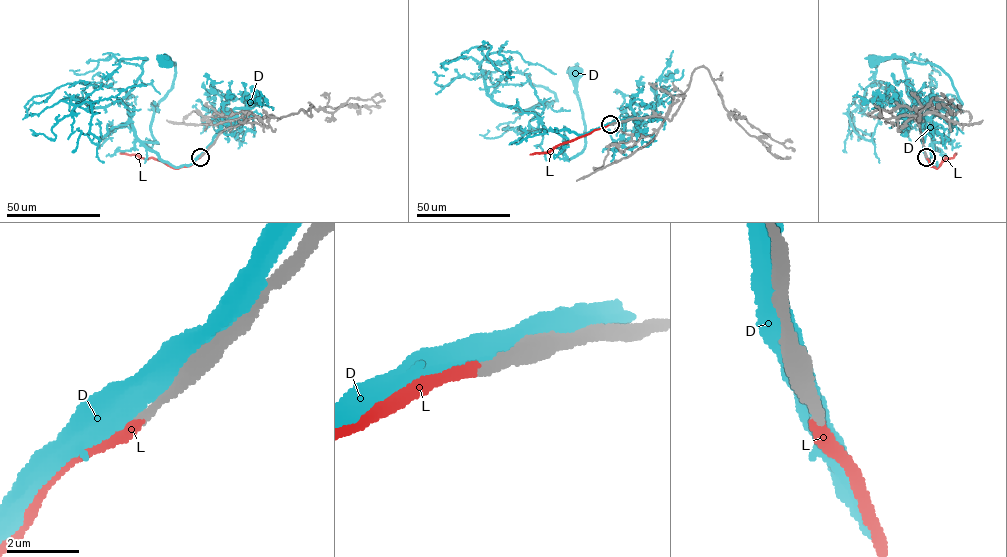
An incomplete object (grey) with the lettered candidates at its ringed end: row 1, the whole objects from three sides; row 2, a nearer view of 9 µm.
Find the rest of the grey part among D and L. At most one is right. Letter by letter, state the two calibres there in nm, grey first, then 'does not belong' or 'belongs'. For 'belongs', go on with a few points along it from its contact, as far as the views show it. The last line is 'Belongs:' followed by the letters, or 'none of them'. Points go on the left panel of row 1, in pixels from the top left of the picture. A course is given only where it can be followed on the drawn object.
D: 500 nm thick on the grey side, 600 nm on the other; does not belong
L: 320 nm thick on the grey side, 360 nm on the other; belongs; it runs (200, 157), (188, 166), (174, 168), (151, 158), (120, 153)
Belongs: L

